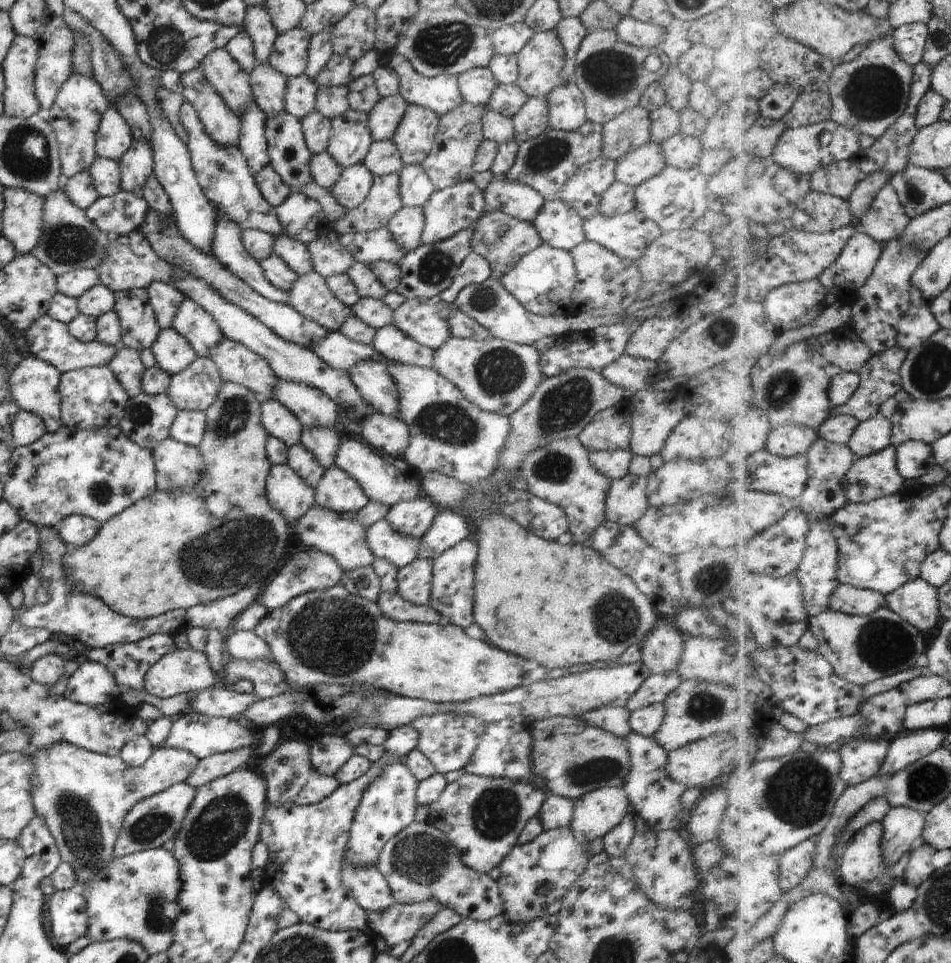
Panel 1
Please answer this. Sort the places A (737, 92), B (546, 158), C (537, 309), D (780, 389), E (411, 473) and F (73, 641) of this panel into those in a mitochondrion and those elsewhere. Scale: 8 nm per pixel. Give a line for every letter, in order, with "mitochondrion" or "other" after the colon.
A: other
B: mitochondrion
C: other
D: mitochondrion
E: other
F: other

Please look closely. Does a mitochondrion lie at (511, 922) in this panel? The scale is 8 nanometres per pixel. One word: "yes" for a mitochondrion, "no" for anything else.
no

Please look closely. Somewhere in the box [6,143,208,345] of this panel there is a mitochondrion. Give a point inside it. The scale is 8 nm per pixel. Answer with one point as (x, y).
(67, 244)

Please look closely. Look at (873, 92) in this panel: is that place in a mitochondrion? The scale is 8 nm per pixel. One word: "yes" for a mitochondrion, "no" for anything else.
yes

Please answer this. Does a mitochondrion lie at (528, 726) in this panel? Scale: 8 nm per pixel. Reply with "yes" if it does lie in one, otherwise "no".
no

